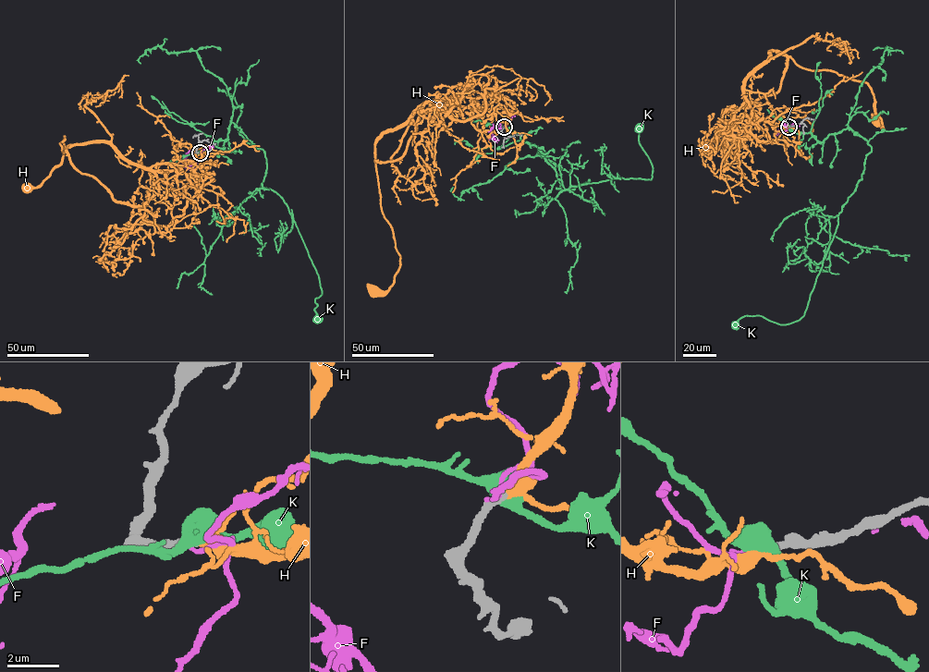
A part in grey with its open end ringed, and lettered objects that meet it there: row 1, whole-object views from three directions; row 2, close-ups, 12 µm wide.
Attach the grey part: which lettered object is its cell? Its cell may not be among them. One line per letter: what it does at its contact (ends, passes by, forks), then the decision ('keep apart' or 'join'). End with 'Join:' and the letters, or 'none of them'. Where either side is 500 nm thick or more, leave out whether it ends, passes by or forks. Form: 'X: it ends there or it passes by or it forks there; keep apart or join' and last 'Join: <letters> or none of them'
F: it ends there; keep apart
H: it passes by; join
K: it forks there; keep apart
Join: H

